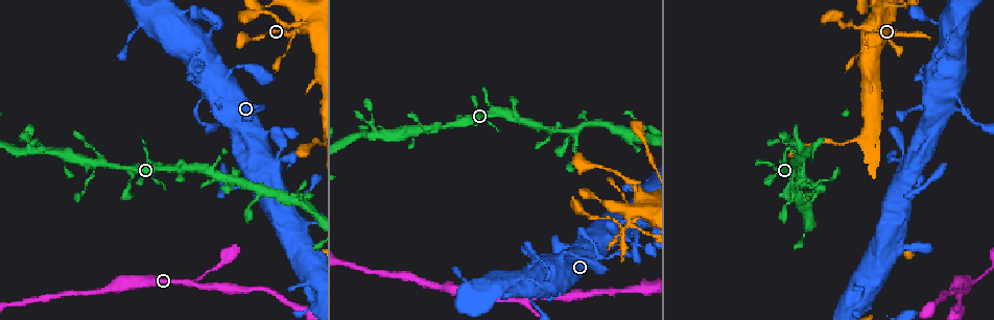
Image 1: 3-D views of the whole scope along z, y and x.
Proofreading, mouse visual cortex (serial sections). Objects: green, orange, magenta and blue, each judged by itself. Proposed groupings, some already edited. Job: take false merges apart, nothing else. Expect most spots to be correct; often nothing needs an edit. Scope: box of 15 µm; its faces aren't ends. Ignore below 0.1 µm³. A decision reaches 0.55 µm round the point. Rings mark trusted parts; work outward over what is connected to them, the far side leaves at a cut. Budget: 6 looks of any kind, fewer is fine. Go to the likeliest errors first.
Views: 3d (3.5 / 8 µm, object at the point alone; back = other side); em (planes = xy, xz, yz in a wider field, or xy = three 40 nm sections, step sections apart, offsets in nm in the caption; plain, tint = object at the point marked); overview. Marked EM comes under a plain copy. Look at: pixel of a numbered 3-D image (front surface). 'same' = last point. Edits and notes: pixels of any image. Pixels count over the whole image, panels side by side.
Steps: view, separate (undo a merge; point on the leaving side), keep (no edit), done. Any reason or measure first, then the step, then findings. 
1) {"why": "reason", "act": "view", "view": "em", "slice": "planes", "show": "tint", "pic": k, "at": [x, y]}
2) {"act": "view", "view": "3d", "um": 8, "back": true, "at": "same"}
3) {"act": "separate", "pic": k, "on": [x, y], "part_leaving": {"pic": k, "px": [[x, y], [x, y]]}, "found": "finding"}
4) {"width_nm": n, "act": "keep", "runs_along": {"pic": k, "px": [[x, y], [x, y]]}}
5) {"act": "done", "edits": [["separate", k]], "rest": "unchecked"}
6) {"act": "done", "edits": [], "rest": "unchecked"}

{"why": "looks like a crossing", "act": "view", "view": "3d", "um": 3.5, "pic": 1, "at": [880, 27]}

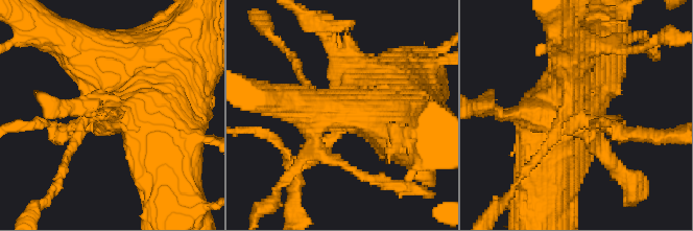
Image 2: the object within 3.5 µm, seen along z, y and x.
{"why": "shape alone is not enough", "act": "view", "view": "em", "slice": "planes", "show": "tint", "pic": 2, "at": [575, 105]}

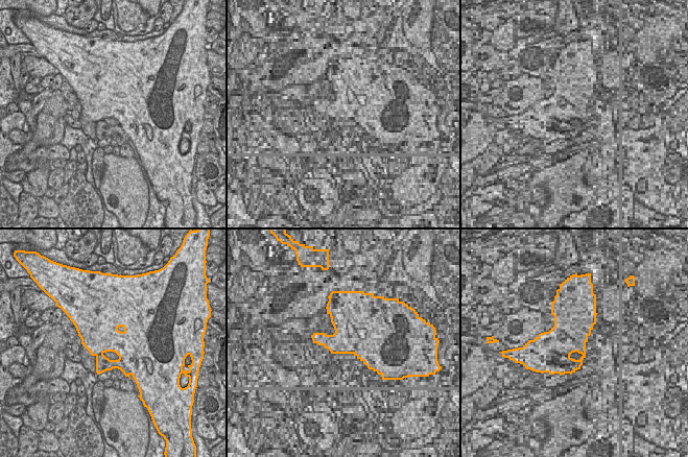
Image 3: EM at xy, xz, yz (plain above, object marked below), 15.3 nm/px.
{"act": "keep", "runs_along": {"pic": 2, "px": [[619, 132], [578, 119], [571, 48]]}, "found": "one cell here"}

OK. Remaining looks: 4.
{"why": "branch point", "act": "view", "view": "3d", "um": 3.5, "pic": 1, "at": [189, 284]}

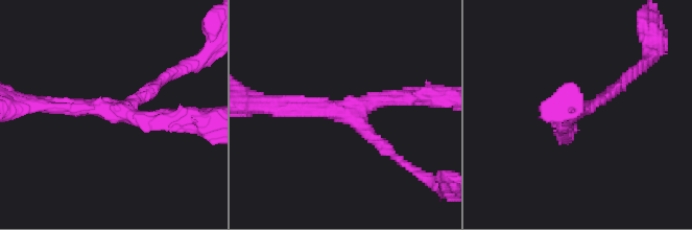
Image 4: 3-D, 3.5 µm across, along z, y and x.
{"act": "view", "view": "em", "slice": "xy", "step": 2, "show": "tint", "pic": 4, "at": [348, 111]}

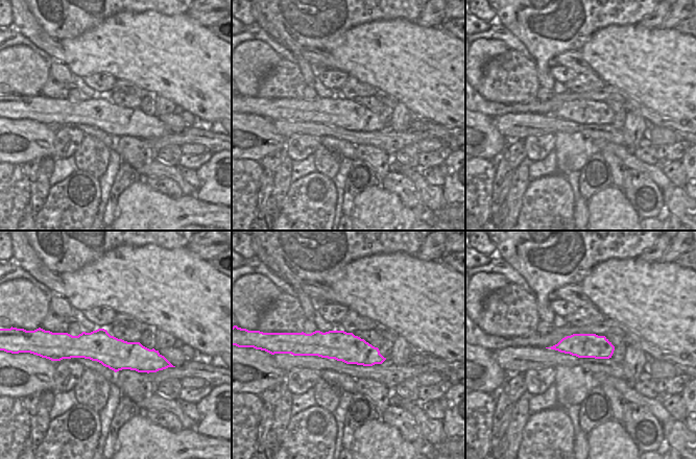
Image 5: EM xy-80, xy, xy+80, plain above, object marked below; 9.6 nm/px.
{"act": "keep", "runs_along": {"pic": 5, "px": [[61, 343], [101, 346], [166, 364]]}, "found": "all the same cell"}

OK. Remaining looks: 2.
{"why": "thick turns thin", "act": "view", "view": "3d", "um": 3.5, "pic": 1, "at": [944, 73]}

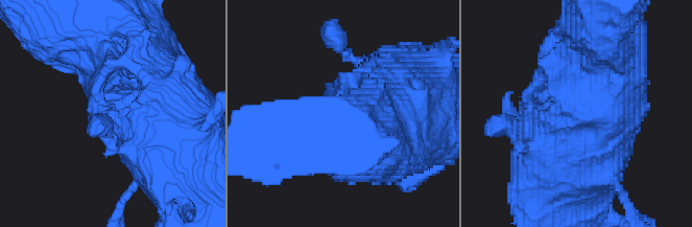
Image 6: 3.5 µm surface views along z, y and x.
{"why": "now the EM", "act": "view", "view": "em", "slice": "xy", "step": 1, "show": "tint", "pic": 6, "at": [585, 114]}

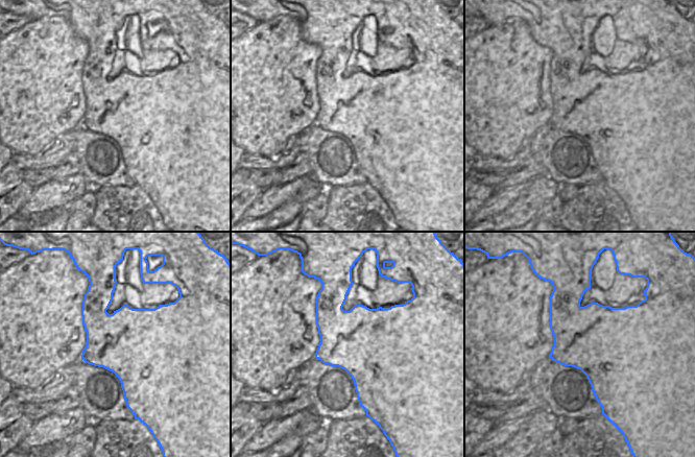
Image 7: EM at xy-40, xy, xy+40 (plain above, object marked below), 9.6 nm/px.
{"act": "keep", "runs_along": {"pic": 6, "px": [[189, 139], [109, 111], [105, 78]]}, "found": "continuous, no second cell"}

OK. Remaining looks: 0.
{"act": "done", "edits": [], "rest": "unchecked"}

